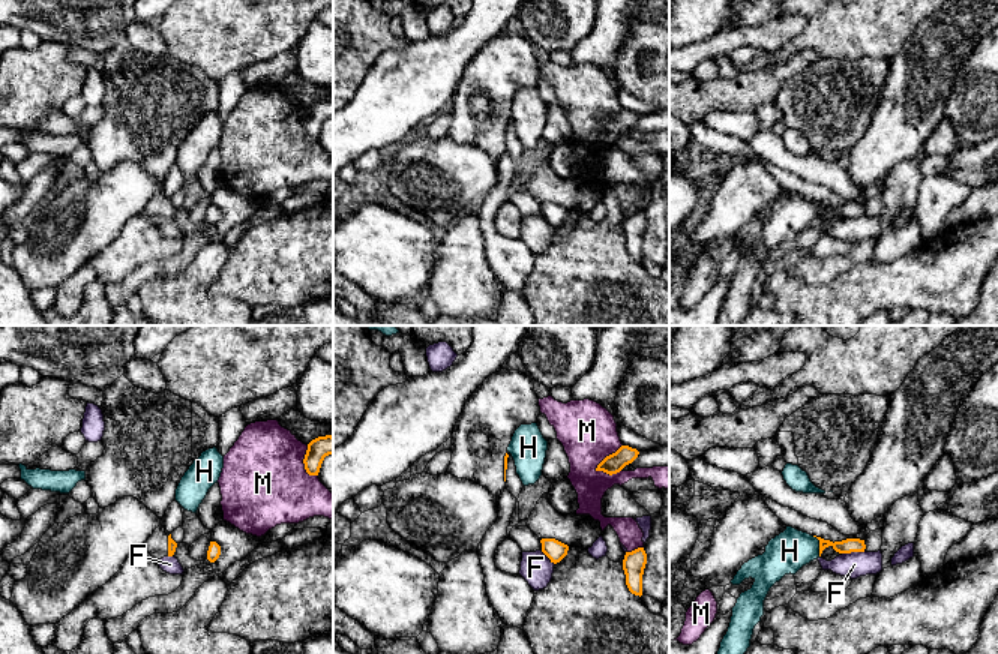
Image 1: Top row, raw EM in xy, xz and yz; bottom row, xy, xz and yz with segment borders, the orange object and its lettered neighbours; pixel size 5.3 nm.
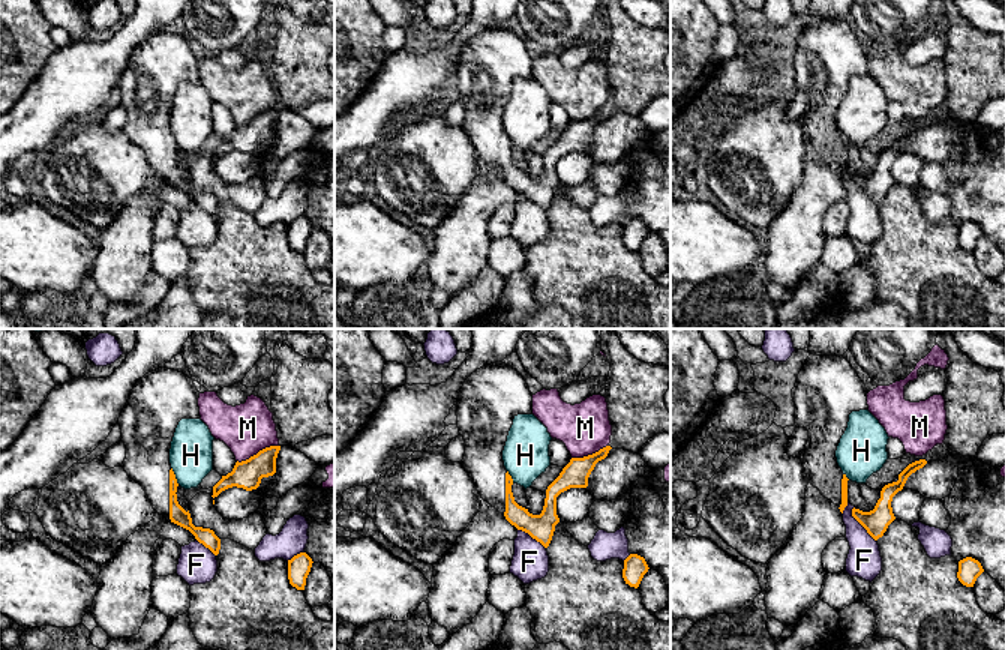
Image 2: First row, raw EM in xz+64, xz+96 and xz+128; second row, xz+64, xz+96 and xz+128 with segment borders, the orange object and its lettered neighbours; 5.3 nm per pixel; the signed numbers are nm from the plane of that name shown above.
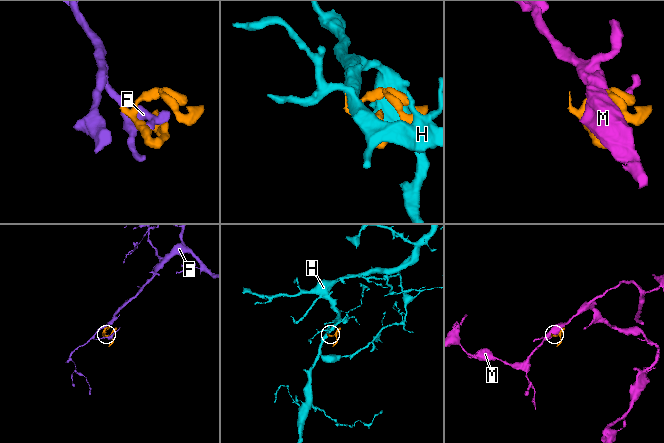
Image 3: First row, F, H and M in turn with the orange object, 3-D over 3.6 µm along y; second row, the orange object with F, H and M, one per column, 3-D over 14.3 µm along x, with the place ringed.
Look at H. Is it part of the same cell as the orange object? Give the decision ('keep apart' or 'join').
keep apart

